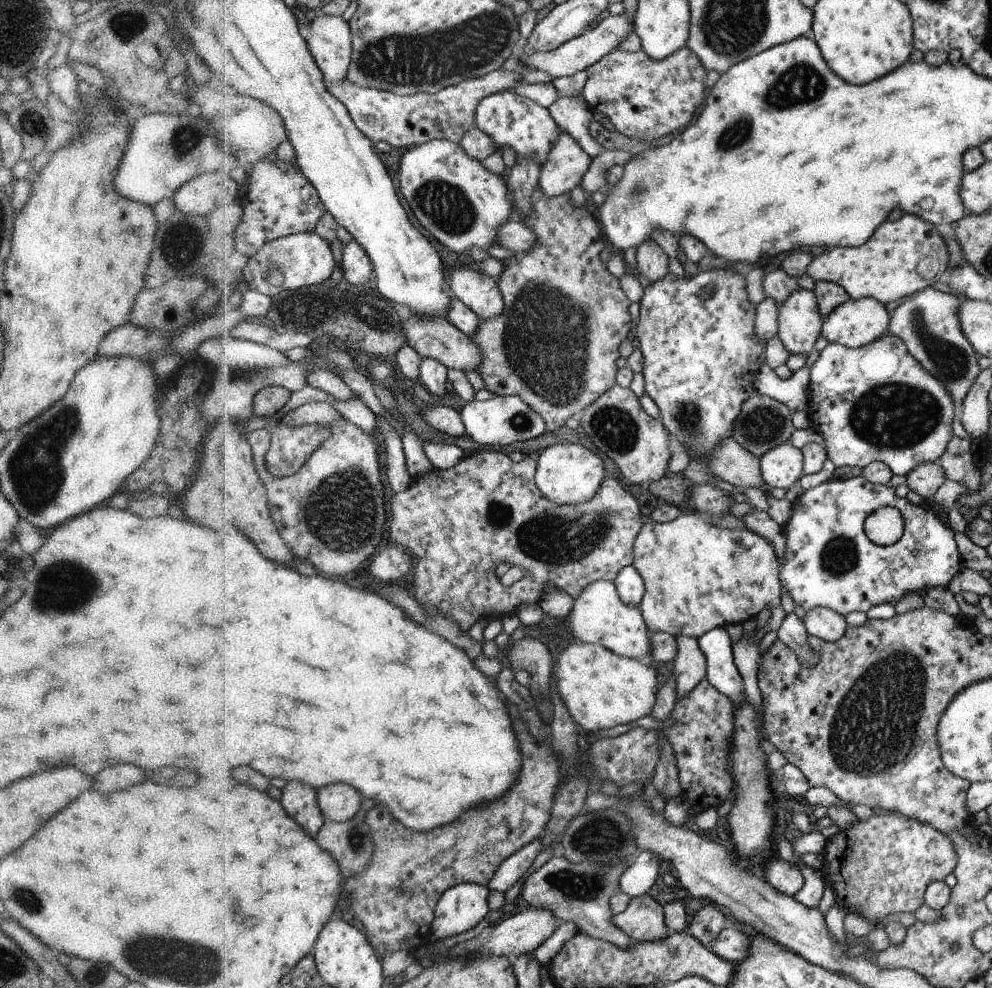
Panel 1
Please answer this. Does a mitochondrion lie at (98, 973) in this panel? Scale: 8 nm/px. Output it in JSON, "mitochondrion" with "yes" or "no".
{"mitochondrion":"yes"}

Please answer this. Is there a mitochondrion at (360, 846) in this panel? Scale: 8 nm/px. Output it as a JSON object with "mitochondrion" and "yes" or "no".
{"mitochondrion":"yes"}

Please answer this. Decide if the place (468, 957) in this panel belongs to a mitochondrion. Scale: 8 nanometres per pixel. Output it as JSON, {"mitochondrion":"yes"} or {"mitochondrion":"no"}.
{"mitochondrion":"no"}

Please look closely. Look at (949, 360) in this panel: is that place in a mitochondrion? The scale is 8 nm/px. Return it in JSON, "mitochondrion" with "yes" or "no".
{"mitochondrion":"yes"}

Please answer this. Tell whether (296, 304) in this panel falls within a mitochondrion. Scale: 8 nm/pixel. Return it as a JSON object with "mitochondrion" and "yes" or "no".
{"mitochondrion":"yes"}

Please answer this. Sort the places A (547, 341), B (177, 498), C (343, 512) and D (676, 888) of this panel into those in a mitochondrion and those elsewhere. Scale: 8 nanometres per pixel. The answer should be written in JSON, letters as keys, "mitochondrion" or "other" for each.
{"A":"mitochondrion","B":"other","C":"mitochondrion","D":"other"}

